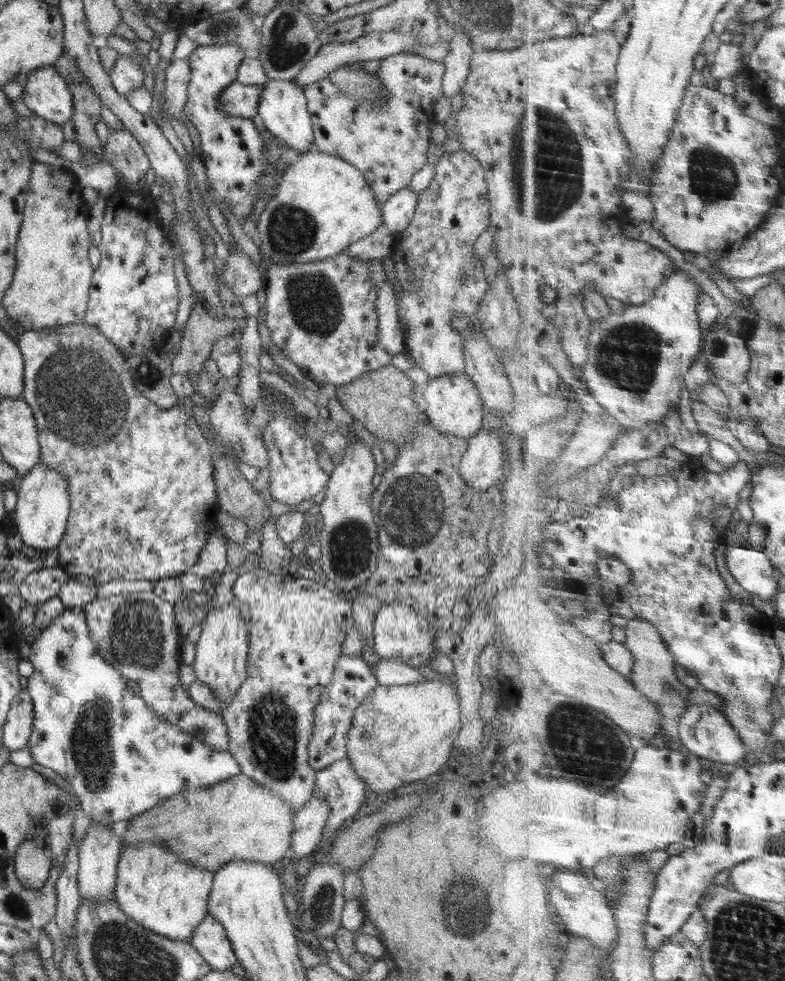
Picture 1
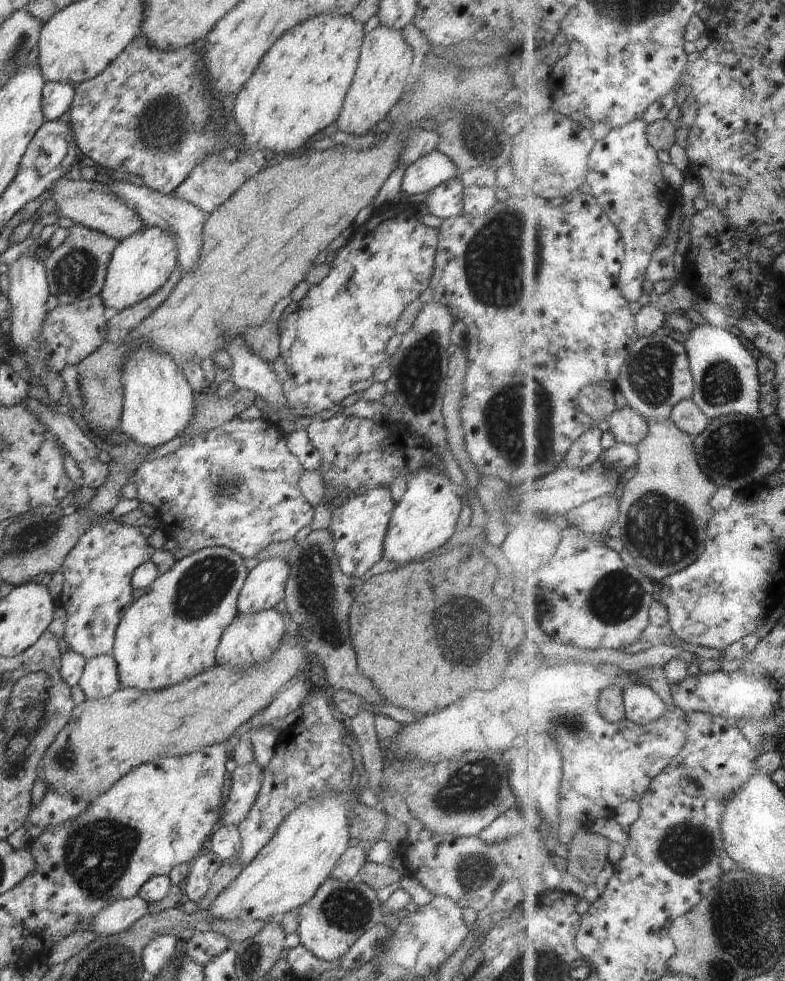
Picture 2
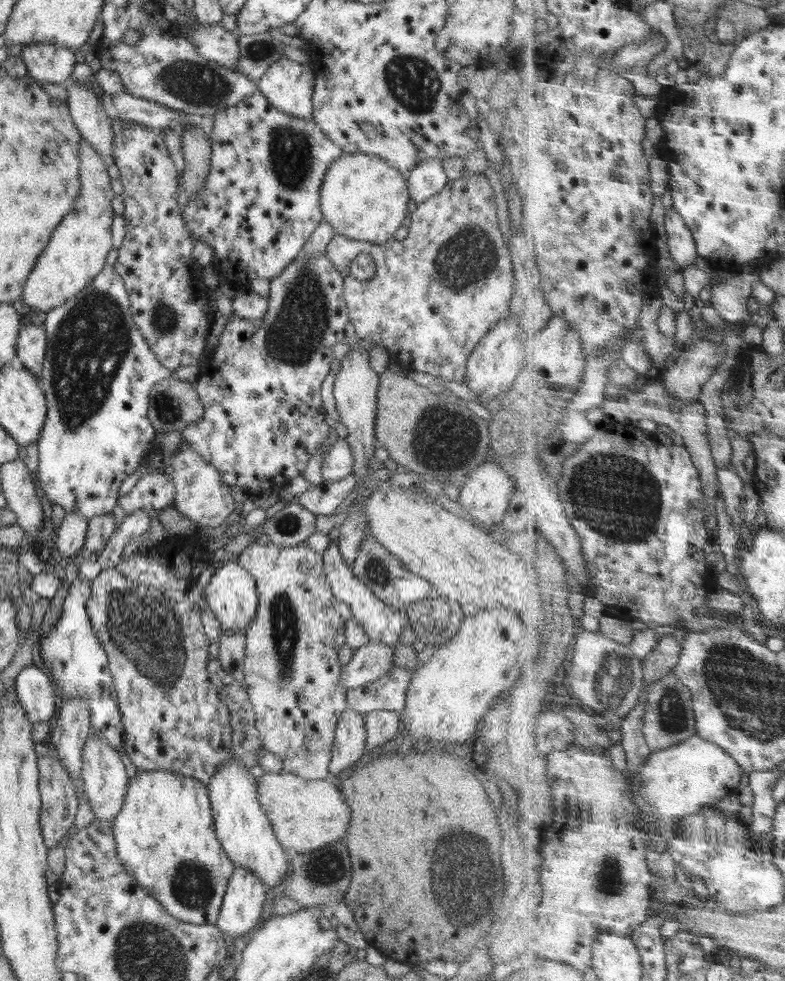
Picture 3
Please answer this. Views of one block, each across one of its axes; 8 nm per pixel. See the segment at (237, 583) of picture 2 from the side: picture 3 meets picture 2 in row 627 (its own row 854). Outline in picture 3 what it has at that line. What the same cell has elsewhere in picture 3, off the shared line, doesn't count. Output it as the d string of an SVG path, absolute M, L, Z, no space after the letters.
M166 769L139 772L134 778L129 778L127 794L120 812L112 822L112 830L119 862L162 904L170 916L195 925L216 925L235 866L216 837L206 785Z

